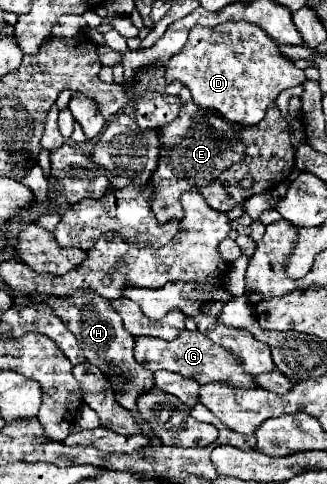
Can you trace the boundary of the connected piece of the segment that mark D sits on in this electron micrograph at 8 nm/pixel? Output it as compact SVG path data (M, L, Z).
M226 21L218 27L190 29L188 43L166 65L166 83L184 83L202 109L216 109L230 123L256 125L276 97L290 87L302 85L306 75L284 59L278 45L260 27L246 21Z

